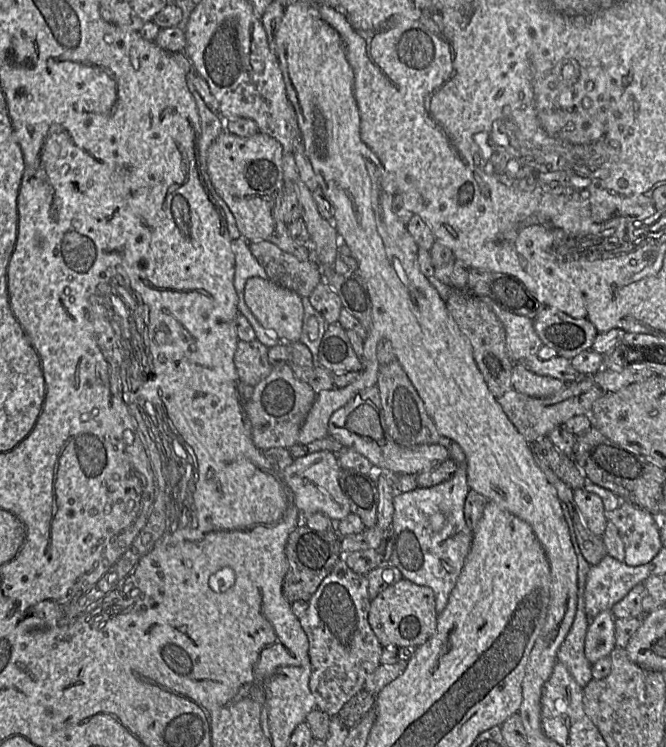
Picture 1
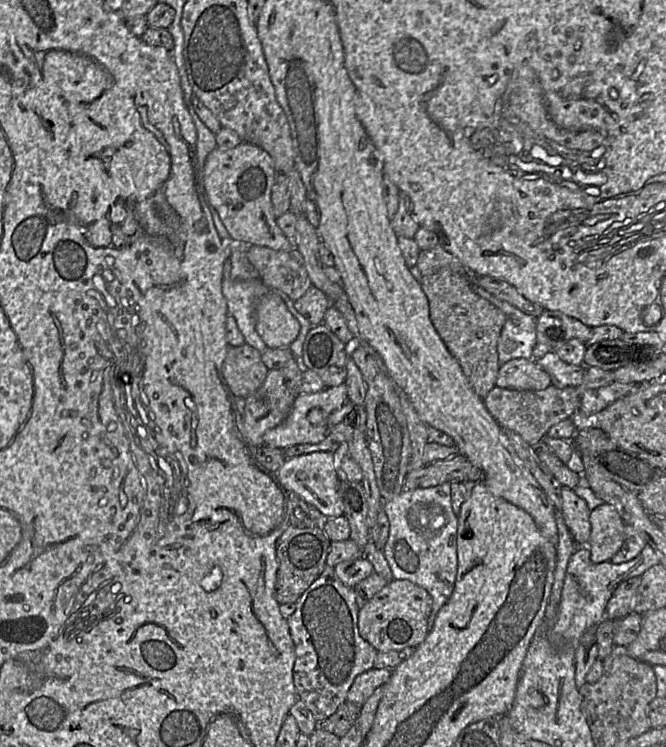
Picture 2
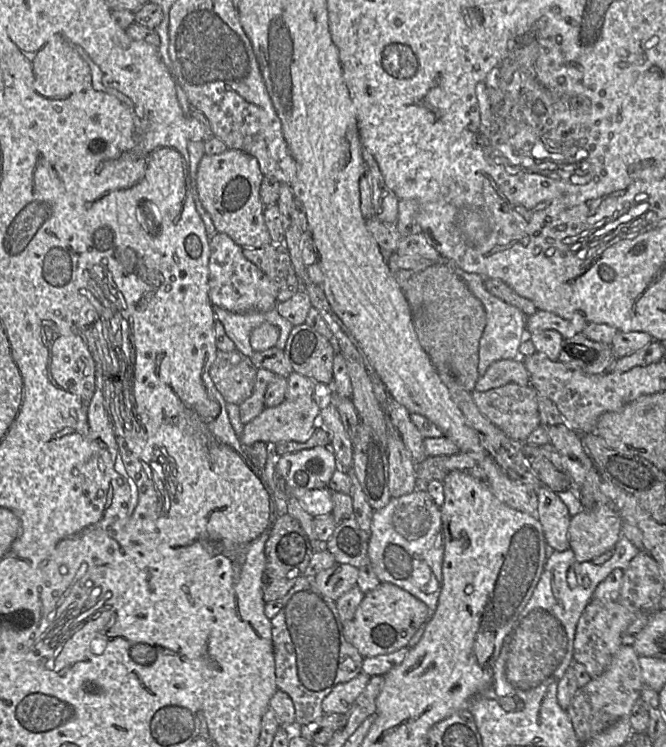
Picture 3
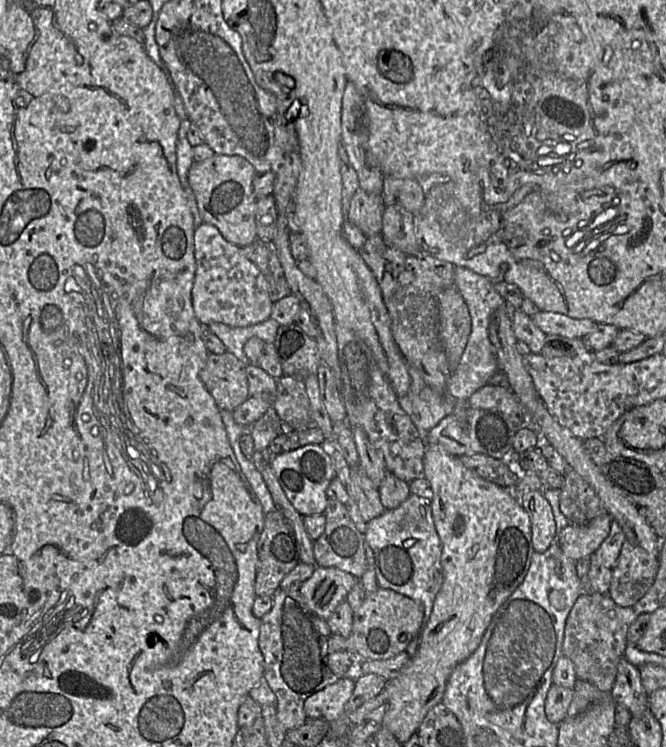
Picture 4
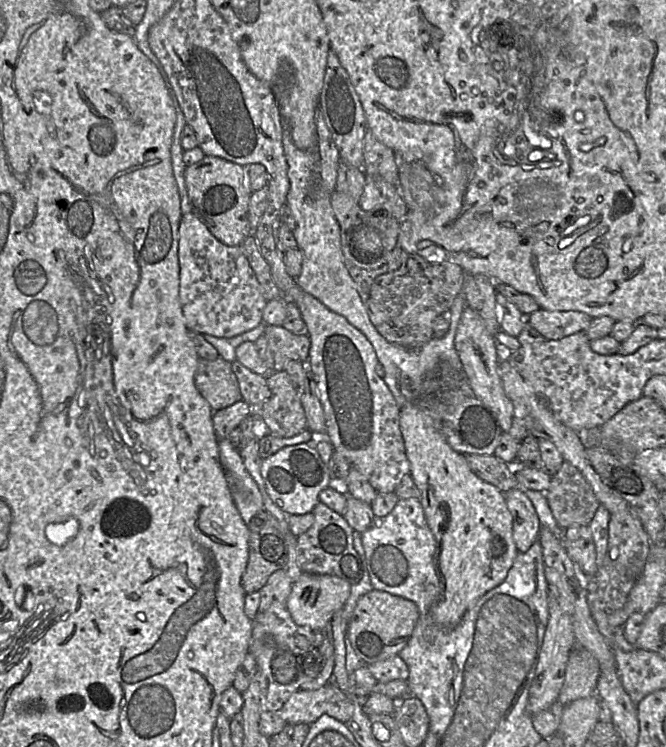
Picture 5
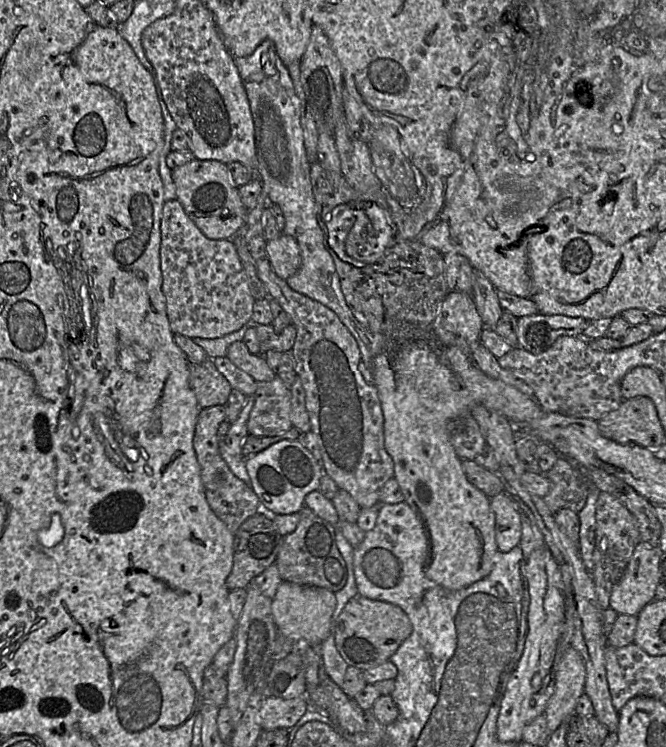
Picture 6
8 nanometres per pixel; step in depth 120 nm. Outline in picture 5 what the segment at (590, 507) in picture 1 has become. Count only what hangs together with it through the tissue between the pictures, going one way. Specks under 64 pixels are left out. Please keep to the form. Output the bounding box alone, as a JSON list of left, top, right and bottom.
[503,487,541,552]

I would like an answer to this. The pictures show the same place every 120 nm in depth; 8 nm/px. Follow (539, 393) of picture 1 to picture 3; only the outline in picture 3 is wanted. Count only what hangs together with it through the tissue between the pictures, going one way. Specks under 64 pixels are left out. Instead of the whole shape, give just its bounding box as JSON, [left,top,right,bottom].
[475,359,530,391]

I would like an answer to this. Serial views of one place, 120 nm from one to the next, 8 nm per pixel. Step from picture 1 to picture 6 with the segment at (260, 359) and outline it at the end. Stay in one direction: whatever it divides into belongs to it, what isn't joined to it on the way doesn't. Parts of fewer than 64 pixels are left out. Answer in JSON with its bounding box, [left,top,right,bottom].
[188,359,232,408]

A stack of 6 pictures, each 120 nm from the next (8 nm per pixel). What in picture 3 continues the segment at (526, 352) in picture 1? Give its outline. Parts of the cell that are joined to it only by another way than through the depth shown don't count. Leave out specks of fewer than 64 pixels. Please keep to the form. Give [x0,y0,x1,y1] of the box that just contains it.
[452,264,527,376]

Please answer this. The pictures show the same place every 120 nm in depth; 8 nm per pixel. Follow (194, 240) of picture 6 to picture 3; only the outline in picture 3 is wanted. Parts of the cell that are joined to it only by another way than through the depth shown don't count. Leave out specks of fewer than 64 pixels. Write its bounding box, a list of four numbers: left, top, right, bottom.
[208,232,277,312]

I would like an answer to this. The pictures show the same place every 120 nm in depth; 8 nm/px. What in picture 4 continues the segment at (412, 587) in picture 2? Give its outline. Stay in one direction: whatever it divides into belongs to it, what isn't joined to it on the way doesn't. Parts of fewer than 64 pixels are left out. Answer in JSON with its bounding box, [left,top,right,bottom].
[328,588,424,660]

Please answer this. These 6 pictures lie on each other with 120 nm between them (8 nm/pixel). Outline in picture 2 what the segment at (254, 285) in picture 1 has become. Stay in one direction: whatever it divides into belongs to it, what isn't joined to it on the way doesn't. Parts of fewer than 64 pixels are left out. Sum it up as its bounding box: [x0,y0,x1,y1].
[256,292,299,348]

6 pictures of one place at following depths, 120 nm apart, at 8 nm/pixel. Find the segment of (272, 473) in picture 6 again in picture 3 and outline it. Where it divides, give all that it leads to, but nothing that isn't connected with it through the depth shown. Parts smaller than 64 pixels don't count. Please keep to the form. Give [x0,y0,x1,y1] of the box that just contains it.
[276,447,337,517]

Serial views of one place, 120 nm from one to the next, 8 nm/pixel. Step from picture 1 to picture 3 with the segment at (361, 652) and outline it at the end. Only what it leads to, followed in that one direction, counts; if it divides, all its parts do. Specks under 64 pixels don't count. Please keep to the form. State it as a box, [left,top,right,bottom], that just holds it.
[270,576,364,728]

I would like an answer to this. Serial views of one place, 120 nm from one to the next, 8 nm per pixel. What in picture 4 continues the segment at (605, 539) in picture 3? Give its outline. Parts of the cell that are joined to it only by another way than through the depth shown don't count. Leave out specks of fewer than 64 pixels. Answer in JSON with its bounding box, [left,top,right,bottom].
[556,513,613,560]

